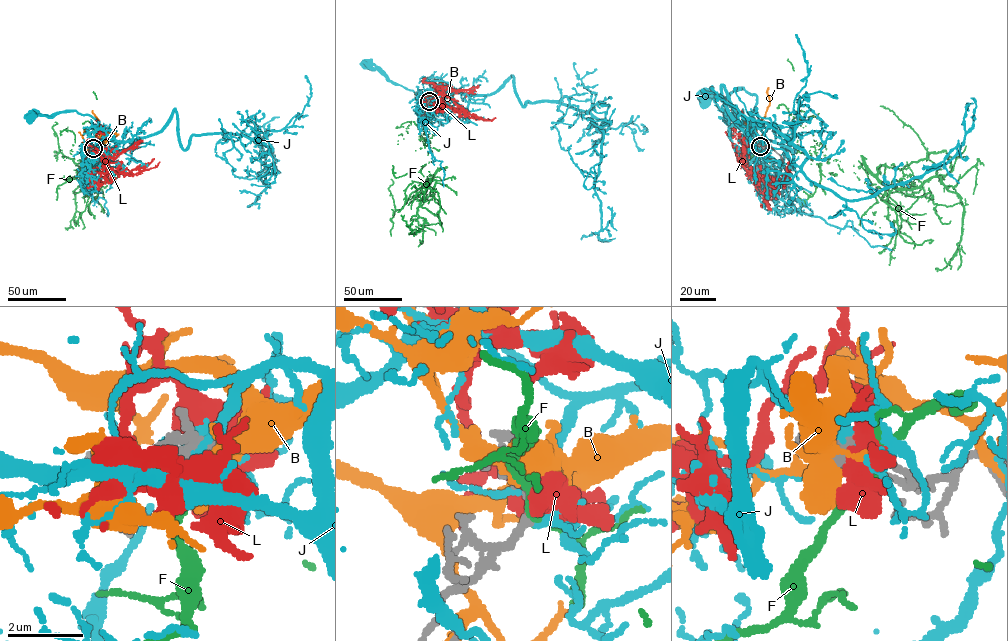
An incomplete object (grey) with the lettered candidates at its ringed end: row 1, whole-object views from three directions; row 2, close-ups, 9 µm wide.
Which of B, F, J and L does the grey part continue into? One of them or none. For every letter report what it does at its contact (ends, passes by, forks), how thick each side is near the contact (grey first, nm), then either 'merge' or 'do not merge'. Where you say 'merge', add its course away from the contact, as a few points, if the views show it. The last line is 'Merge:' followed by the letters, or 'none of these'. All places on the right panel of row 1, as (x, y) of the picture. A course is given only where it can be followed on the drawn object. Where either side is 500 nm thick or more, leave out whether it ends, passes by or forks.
B: it forks | 440/440 nm | do not merge
F: it forks | 340/200 nm | do not merge
J: it forks | 440/360 nm | do not merge
L: 550/480 nm | merge | via (760, 146), (757, 142), (739, 155), (749, 175), (781, 186), (790, 177), (787, 167)
Merge: L

